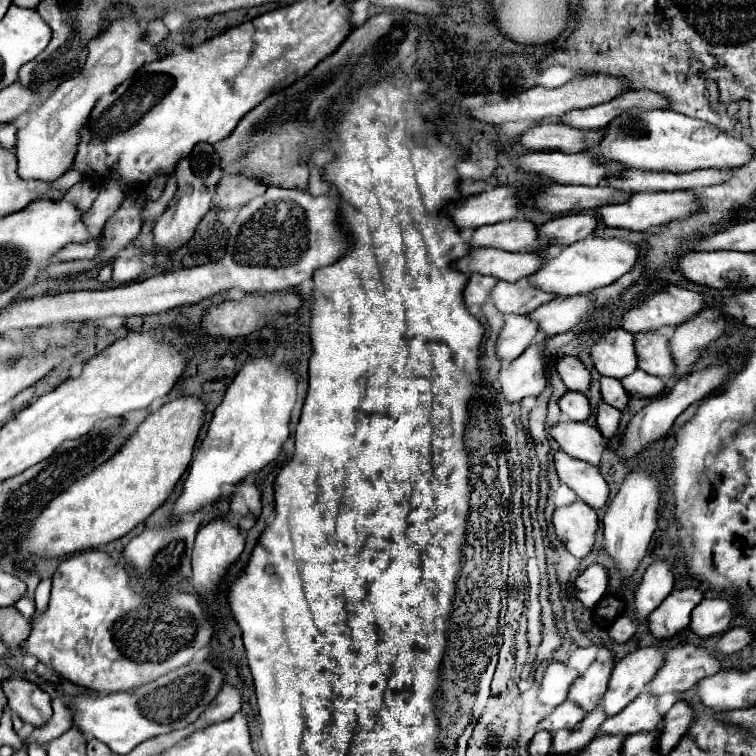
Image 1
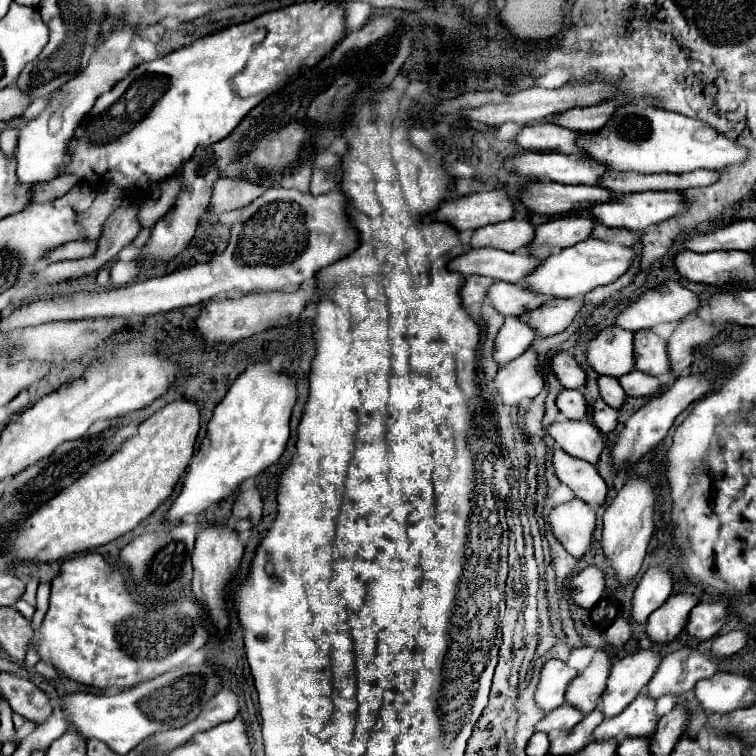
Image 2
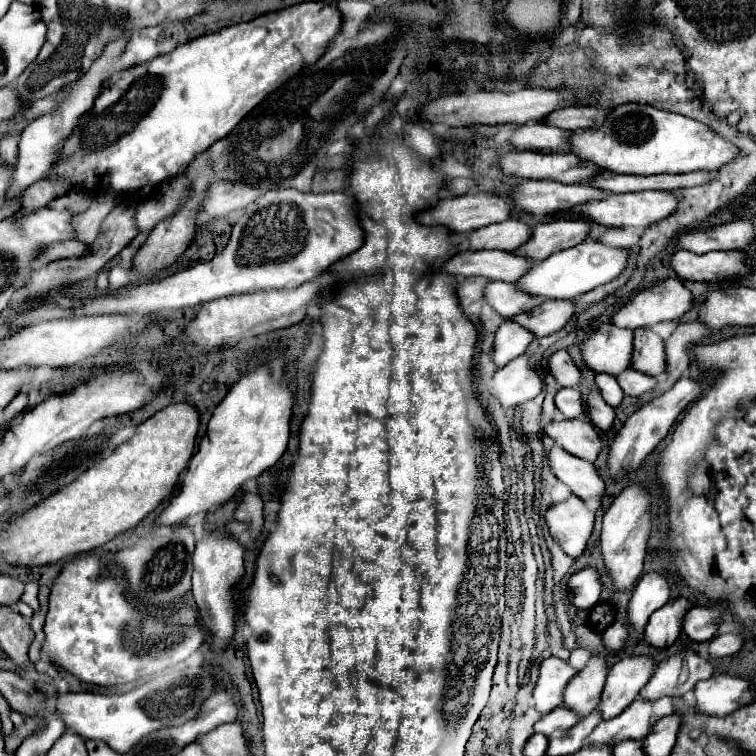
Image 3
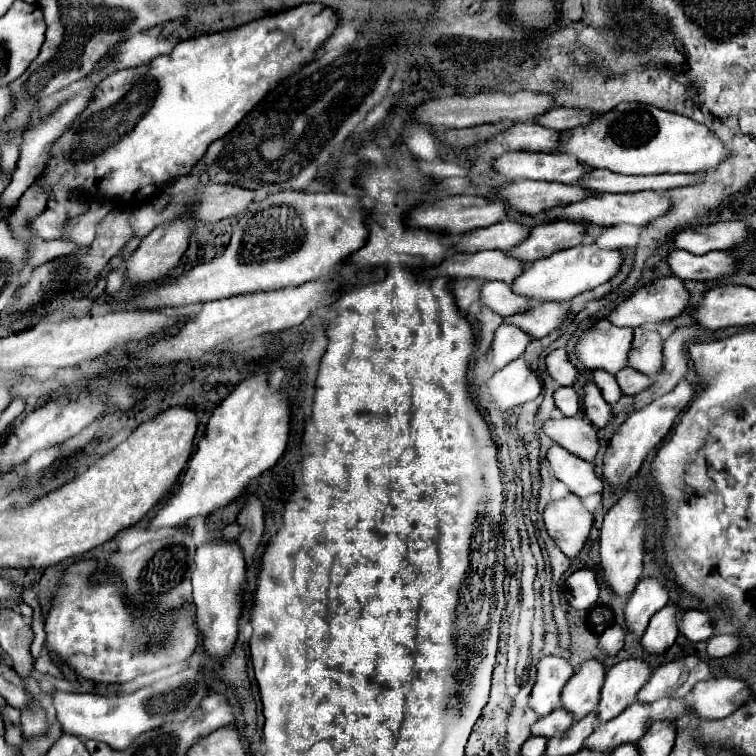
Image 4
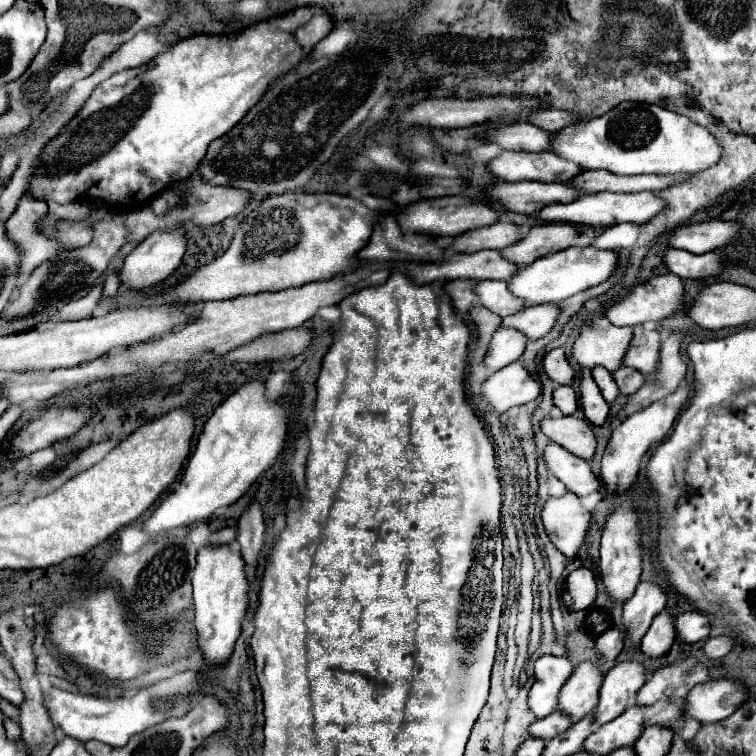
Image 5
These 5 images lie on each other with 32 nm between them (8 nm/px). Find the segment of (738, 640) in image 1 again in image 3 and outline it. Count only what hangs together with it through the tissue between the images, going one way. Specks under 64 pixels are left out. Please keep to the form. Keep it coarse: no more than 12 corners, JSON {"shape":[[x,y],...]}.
{"shape":[[740,634],[710,640],[710,656],[730,656],[742,646]]}

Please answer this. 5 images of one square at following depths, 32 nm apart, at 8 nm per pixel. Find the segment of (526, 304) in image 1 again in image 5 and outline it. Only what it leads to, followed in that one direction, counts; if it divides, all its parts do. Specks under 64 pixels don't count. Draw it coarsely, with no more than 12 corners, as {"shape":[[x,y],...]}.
{"shape":[[482,280],[476,296],[484,308],[506,318],[524,306],[506,282]]}

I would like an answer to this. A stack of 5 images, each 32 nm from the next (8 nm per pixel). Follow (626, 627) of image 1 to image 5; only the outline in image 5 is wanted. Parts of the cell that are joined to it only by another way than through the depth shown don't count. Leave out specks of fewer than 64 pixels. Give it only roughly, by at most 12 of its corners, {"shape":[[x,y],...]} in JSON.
{"shape":[[618,628],[596,638],[594,648],[604,660],[622,652],[624,632]]}

